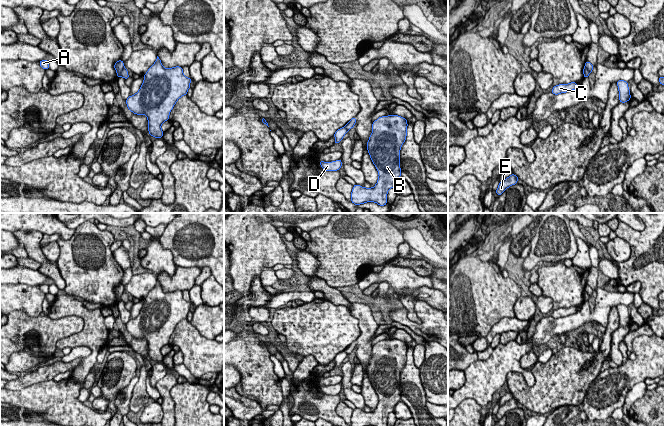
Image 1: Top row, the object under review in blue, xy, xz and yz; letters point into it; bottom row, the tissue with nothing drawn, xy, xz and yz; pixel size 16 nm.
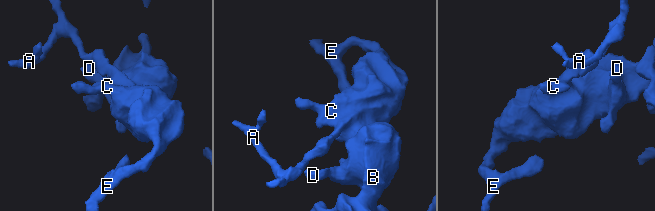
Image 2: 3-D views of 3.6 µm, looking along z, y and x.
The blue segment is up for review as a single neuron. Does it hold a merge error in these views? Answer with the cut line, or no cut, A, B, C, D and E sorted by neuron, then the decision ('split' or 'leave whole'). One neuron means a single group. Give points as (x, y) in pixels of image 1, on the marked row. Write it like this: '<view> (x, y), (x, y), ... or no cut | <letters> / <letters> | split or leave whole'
xy (123, 67), (120, 76) | A / B C D E | split

